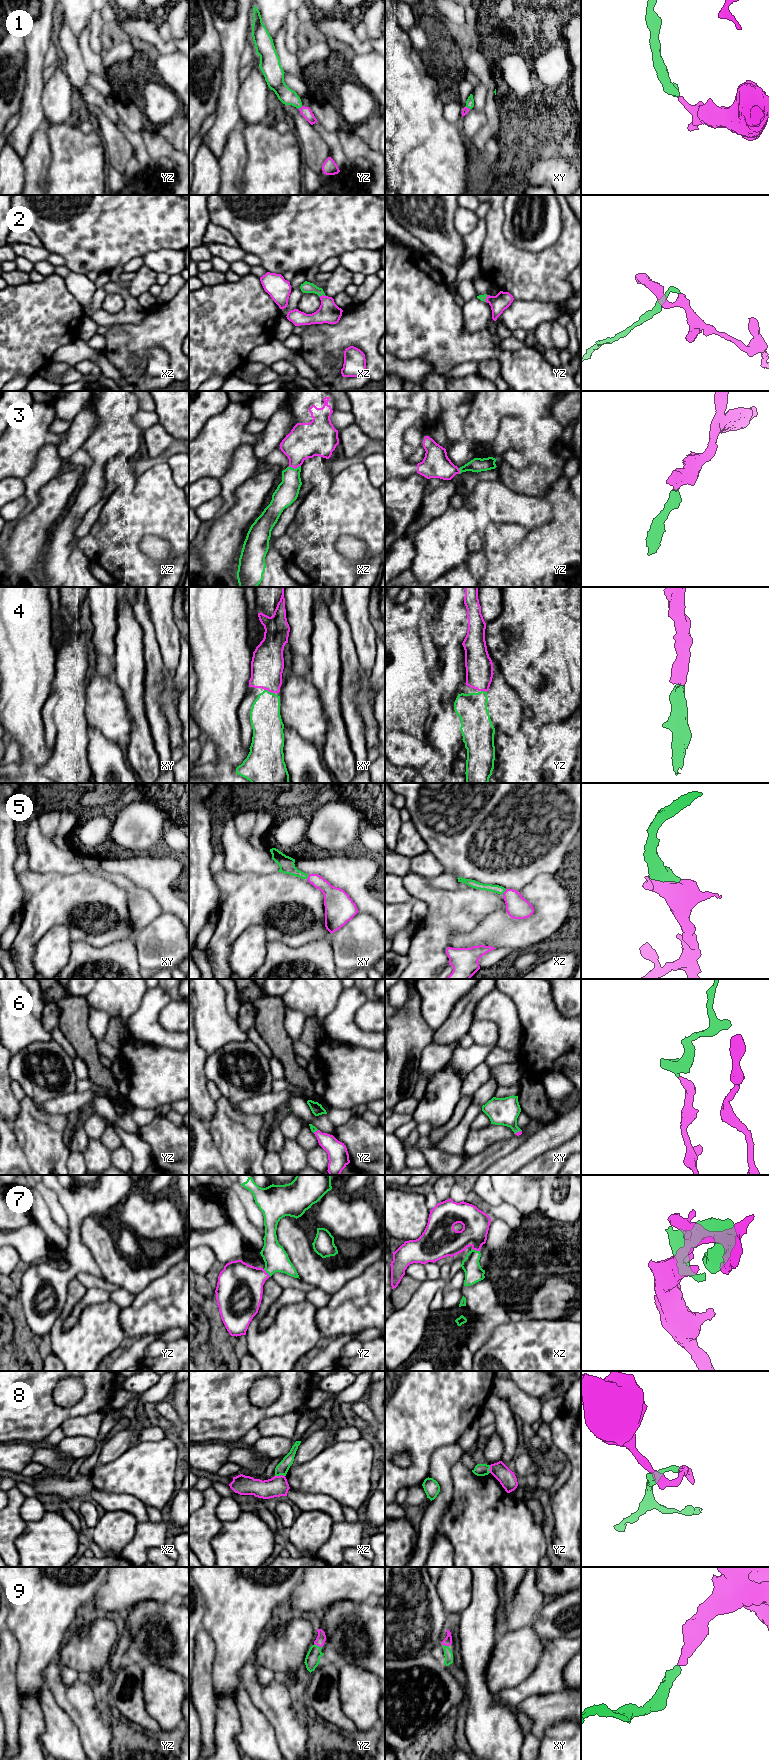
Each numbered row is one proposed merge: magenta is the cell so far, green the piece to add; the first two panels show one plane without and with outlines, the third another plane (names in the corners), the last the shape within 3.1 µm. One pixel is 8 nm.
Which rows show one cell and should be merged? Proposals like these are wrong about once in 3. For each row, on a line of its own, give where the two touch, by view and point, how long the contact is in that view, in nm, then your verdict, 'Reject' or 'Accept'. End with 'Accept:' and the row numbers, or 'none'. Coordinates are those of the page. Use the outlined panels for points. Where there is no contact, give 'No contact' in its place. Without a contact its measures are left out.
1: Touches magenta at yz (301, 107). Shared border 40 nm. Accept
2: Touches magenta at xz (322, 295). Shared border 60 nm. Accept
3: Touches magenta at xz (294, 468). Shared border 100 nm. Accept
4: Touches magenta at xy (269, 691). Shared border 100 nm. Accept
5: Touches magenta at xz (504, 892). Shared border 60 nm. Accept
6: Touches magenta at xy (517, 1132). Shared border 70 nm. Accept
7: Touches magenta at yz (267, 1273). Shared border 90 nm. Accept
8: Touches magenta at xz (280, 1475). Shared border 80 nm. Reject
9: Touches magenta at yz (317, 1645). Shared border 70 nm. Accept
Accept: 1, 2, 3, 4, 5, 6, 7, 9

